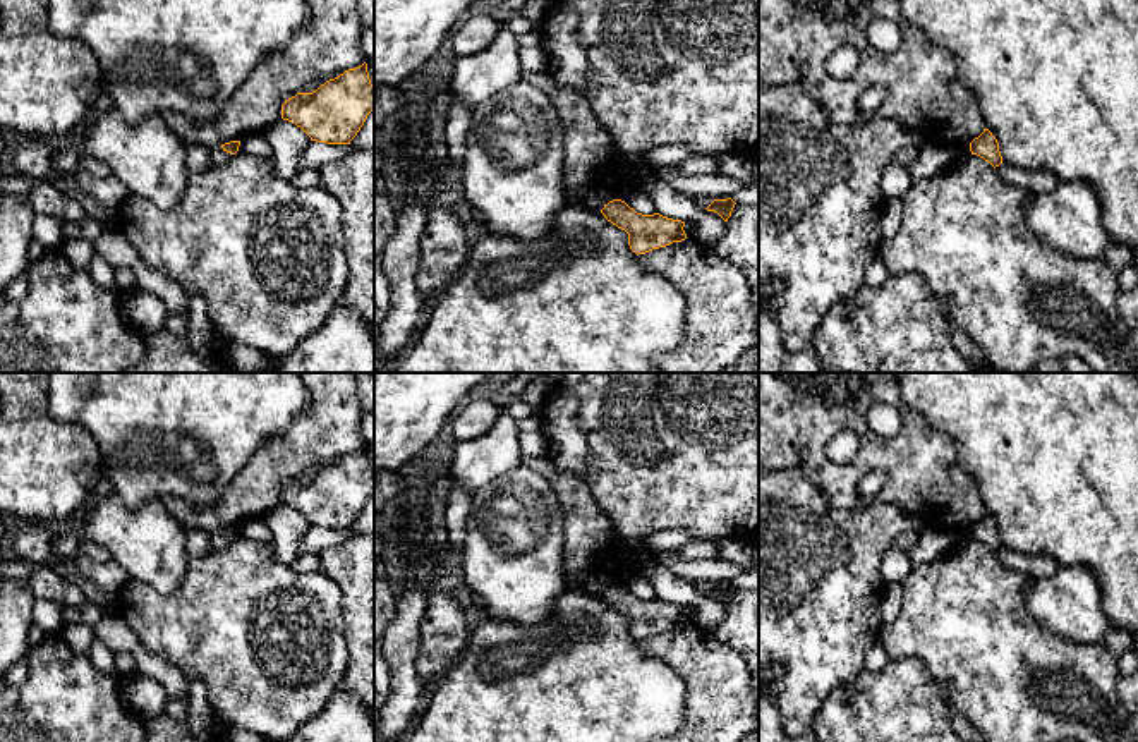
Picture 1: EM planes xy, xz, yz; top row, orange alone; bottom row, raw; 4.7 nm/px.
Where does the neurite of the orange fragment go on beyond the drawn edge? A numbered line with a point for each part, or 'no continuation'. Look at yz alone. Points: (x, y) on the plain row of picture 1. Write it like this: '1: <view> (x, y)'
1: yz (960, 540)

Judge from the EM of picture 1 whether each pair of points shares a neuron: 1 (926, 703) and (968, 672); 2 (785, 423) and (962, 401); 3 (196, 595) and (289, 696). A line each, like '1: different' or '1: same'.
1: different
2: different
3: same

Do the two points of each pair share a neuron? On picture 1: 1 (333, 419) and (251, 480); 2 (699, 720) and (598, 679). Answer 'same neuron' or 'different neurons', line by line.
1: same neuron
2: different neurons

